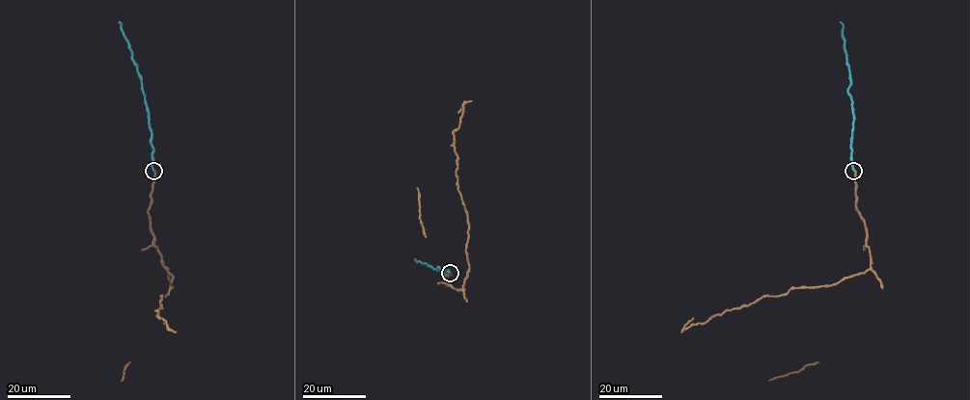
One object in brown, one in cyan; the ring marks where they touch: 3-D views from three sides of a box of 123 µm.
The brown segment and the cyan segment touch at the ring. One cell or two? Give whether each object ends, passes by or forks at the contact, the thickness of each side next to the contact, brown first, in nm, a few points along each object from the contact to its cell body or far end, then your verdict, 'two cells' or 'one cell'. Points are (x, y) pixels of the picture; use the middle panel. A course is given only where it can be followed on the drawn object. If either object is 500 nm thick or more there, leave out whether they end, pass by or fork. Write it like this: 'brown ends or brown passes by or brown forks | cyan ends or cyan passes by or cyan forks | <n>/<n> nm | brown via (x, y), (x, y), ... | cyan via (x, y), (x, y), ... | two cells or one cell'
brown ends | cyan ends | 320/240 nm | brown via (449, 273), (445, 283), (462, 288), (469, 266), (469, 223), (457, 190), (453, 134), (463, 104), (457, 113) | cyan via (449, 273), (415, 258) | one cell

